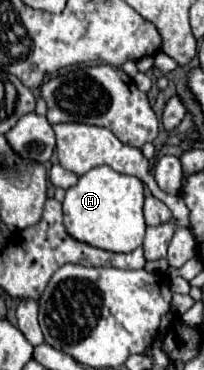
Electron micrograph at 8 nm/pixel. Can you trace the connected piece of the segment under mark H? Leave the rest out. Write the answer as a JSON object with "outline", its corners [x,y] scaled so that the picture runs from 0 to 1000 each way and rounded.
{"outline":[[[534,449],[446,454],[348,503],[309,541],[309,605],[328,632],[436,665],[534,681],[652,681],[701,659],[701,492],[662,476],[583,470]]]}

